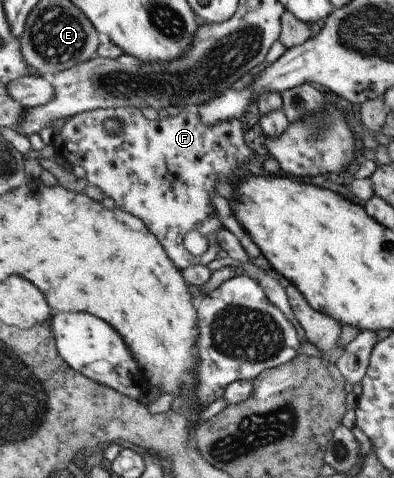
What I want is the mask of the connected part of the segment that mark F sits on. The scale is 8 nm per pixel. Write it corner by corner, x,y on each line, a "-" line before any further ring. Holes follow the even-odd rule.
116,107
84,111
72,115
60,128
60,130
58,130
56,133
53,133
51,136
50,144
53,146
55,154
61,156
70,166
81,166
84,169
85,179
87,180
88,184
98,186
98,188
100,188
100,190
102,190
102,192
104,193
104,196
112,198
116,208
120,209
121,211
127,212
132,216
135,216
136,218
138,218
138,220
140,220
140,222
143,222
144,226
149,230
150,233
154,235
154,238
156,238
156,240
160,243
160,246
166,253
168,260
170,260
170,262
172,262
172,264
174,264
174,266
178,270
192,265
204,266
205,264
208,264
208,262
213,260
216,256
216,252
220,250
215,234
217,233
217,230
222,227
222,224
220,221
217,220
212,205
208,202
209,196
217,195
217,193
214,191
214,182
216,182
216,180
225,180
230,182
230,184
232,185
234,183
234,180
237,179
237,177
234,176
234,168
236,168
236,166
237,168
241,167
242,165
244,166
243,162
245,161
246,164
246,162
250,159
250,156
252,156
252,150
250,150
249,147
246,146
244,140
242,139
242,129
240,127
240,121
238,121
237,118
229,118
228,120
221,120
220,122
217,122
213,125
205,125
199,119
197,109
190,110
186,108
181,109
176,117
167,116
162,119
158,117
157,119
153,120
145,118
144,115
142,115
140,109
134,107
-
112,117
116,117
118,120
121,120
122,123
121,130
115,135
106,134
103,127
104,120
-
191,230
198,230
198,232
200,232
200,234
202,234
202,236
205,236
206,240
208,240
208,248
206,249
206,252
204,252
204,254
201,254
200,256
192,256
192,254
188,254
188,252
186,252
186,248
184,248
184,245
180,242
183,236

